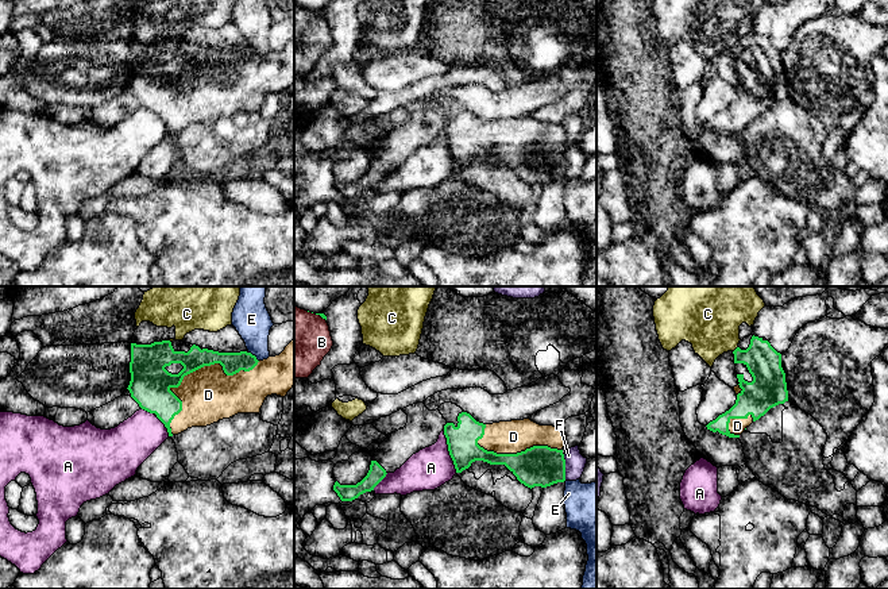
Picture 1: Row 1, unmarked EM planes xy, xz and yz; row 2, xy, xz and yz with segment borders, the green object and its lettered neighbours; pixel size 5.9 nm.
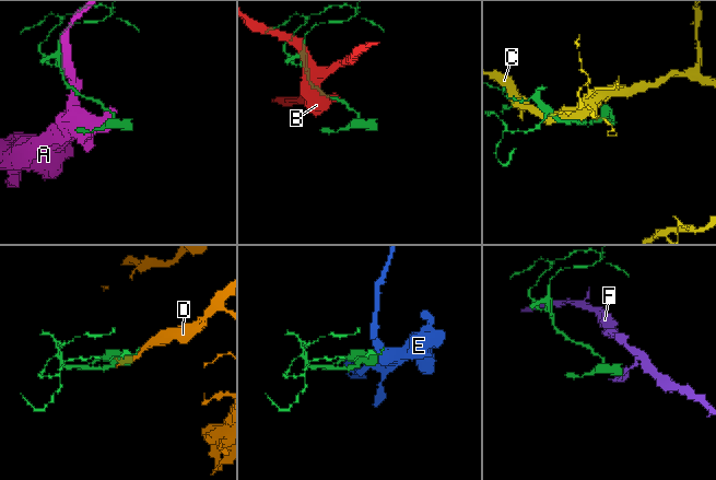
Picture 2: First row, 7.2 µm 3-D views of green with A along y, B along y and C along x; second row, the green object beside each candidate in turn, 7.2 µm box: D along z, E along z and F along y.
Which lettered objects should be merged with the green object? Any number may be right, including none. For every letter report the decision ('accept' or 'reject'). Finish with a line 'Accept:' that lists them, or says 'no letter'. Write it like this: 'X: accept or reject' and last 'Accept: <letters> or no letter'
A: reject
B: reject
C: reject
D: accept
E: reject
F: reject
Accept: D

